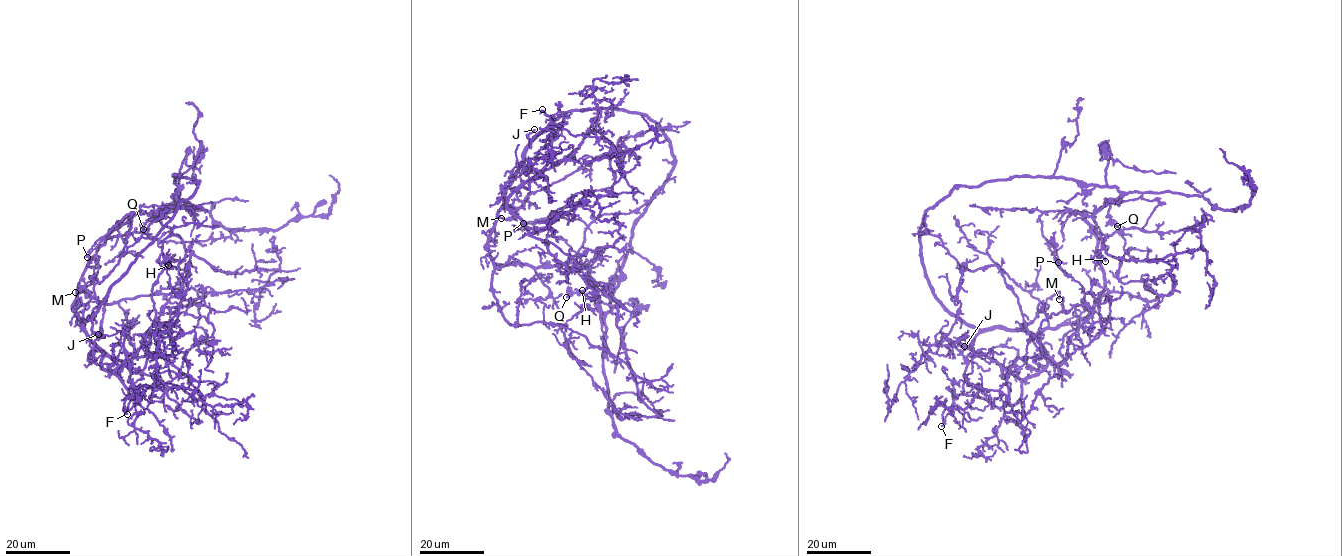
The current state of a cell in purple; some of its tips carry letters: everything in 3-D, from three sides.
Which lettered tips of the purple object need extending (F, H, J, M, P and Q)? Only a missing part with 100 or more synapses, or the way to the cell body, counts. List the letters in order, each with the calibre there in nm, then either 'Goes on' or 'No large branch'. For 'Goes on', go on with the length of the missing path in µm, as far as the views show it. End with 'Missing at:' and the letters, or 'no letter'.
F: Thickness 140 nm. No large branch
H: Thickness 240 nm. No large branch
J: Thickness 300 nm. Goes on. Missing length about 45 µm
M: Thickness 160 nm. No large branch
P: Thickness 100 nm. No large branch
Q: Thickness 200 nm. No large branch
Missing at: J

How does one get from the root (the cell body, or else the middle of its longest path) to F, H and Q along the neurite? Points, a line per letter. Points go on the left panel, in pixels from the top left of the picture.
F: (82, 275), (73, 310), (87, 337), (131, 399), (140, 401), (138, 388), (131, 384), (127, 414)
H: (82, 275), (117, 226), (143, 213), (169, 228), (190, 253), (168, 265)
Q: (82, 275), (117, 226), (136, 214), (149, 214), (159, 219), (165, 208), (146, 221), (143, 229)

